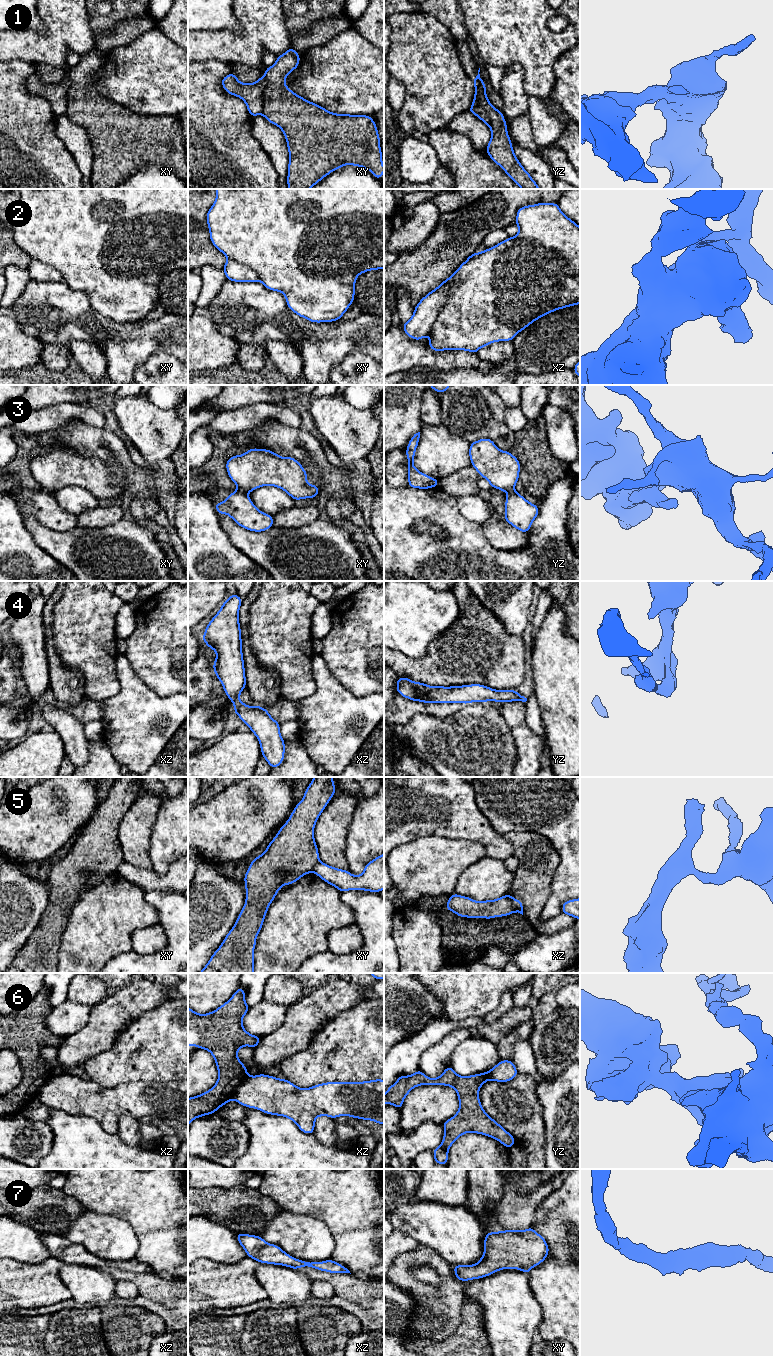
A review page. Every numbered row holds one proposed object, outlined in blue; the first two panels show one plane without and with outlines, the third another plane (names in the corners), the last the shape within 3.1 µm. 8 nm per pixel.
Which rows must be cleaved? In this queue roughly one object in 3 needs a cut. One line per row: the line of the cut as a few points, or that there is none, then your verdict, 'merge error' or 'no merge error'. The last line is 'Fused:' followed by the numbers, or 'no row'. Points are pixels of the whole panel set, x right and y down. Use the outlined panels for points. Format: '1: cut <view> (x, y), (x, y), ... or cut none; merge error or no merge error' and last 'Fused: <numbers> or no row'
1: cut xy (264, 75), (265, 87), (263, 92), (263, 110), (261, 113); merge error
2: cut none; no merge error
3: cut xy (237, 490), (246, 493); merge error
4: cut none; no merge error
5: cut xz (511, 897), (514, 911); merge error
6: cut xz (248, 1075), (236, 1088), (232, 1098); merge error
7: cut none; no merge error
Fused: 1, 3, 5, 6

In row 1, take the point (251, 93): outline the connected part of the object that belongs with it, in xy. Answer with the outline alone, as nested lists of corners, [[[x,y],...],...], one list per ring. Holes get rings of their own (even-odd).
[[[231,72],[221,80],[221,85],[225,92],[241,98],[245,102],[251,117],[262,114],[263,92],[266,85],[265,76],[260,77],[254,83],[242,83]]]

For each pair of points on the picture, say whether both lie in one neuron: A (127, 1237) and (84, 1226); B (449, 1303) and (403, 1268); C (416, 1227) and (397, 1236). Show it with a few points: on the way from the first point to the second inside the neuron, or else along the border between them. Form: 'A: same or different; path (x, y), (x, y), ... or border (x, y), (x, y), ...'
A: same; path (116, 1237), (107, 1237), (95, 1232)
B: same; path (436, 1303), (410, 1281)
C: different; border (394, 1228), (406, 1232), (421, 1243)

